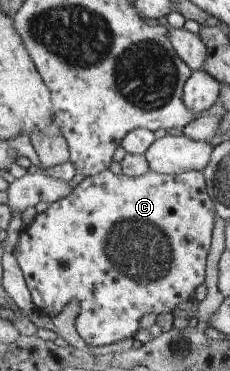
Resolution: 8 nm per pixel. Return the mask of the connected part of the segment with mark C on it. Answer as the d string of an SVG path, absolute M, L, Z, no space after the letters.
M109 169L102 170L99 174L91 175L83 179L71 193L71 196L58 200L50 205L46 211L36 215L34 221L21 230L17 240L16 253L20 267L23 269L29 290L31 291L36 310L50 317L59 316L67 306L77 304L80 313L76 320L76 329L81 338L90 346L107 346L124 338L132 338L139 327L139 319L146 314L155 316L167 314L173 310L173 306L189 300L189 294L193 294L195 286L201 282L199 276L203 276L205 270L205 254L209 248L209 236L213 228L213 205L209 200L210 195L206 191L205 176L202 171L190 170L182 173L156 173L147 171L136 177L128 177L123 174L113 174Z

